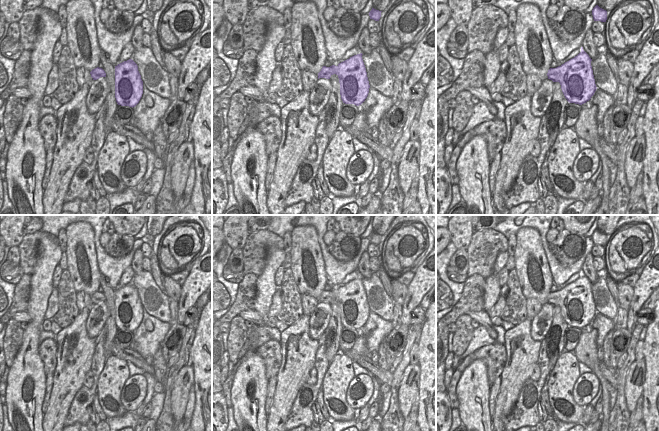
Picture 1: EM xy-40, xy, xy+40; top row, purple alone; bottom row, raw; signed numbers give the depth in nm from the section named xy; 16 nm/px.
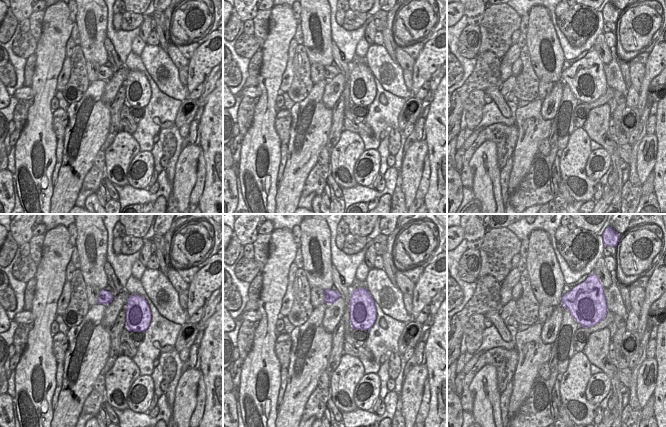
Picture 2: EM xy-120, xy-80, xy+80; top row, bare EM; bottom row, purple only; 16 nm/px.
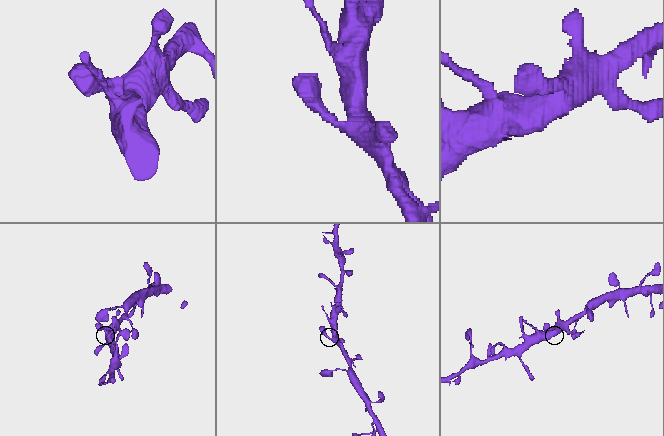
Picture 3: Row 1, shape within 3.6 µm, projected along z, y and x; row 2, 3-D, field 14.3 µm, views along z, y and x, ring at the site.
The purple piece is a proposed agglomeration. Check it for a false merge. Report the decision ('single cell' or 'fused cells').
single cell

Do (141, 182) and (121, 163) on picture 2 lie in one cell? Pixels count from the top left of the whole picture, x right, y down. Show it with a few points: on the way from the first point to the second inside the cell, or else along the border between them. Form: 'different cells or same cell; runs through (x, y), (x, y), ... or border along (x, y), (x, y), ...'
different cells; border along (139, 151), (128, 167), (128, 183)

